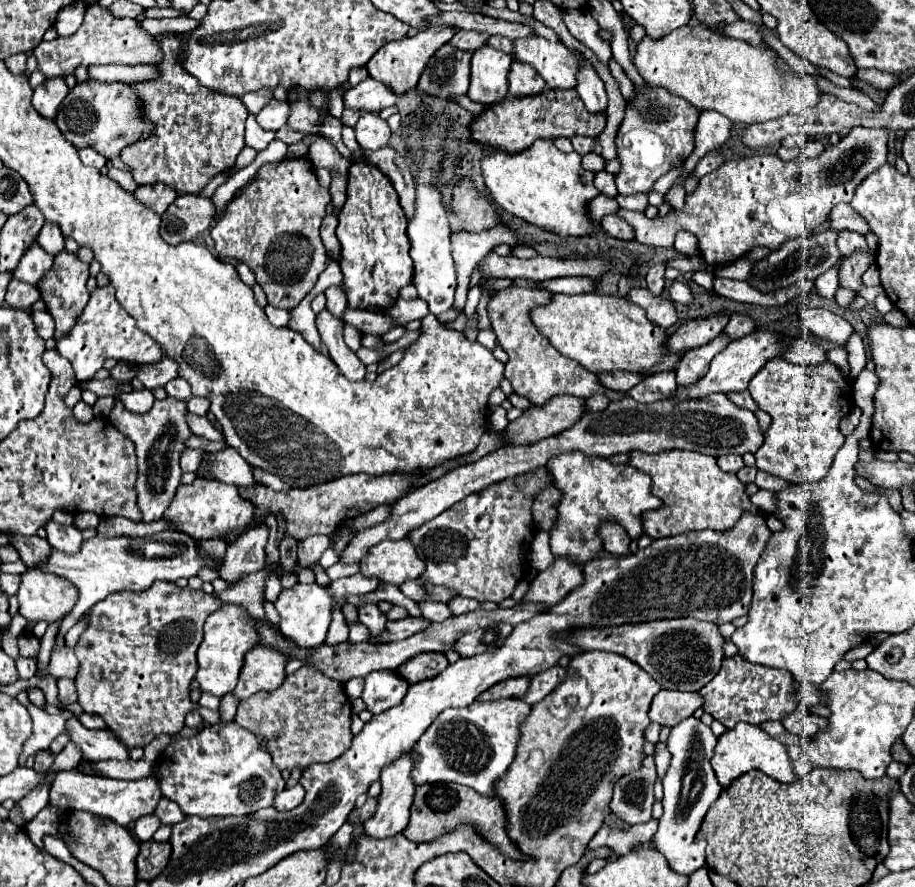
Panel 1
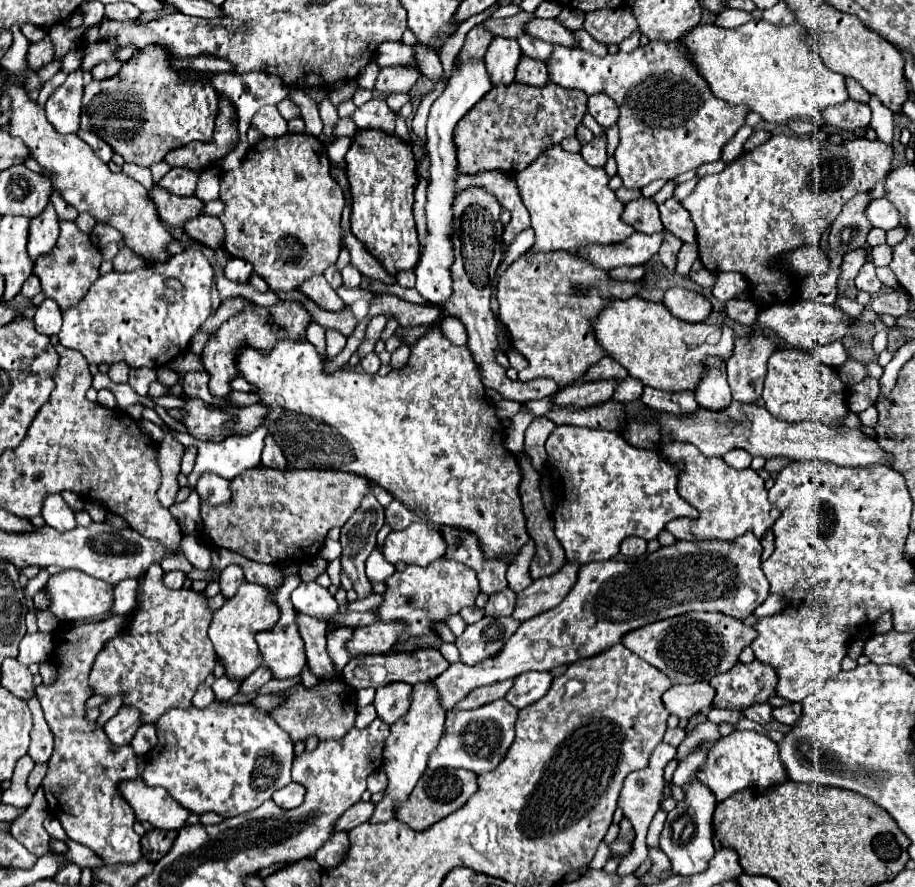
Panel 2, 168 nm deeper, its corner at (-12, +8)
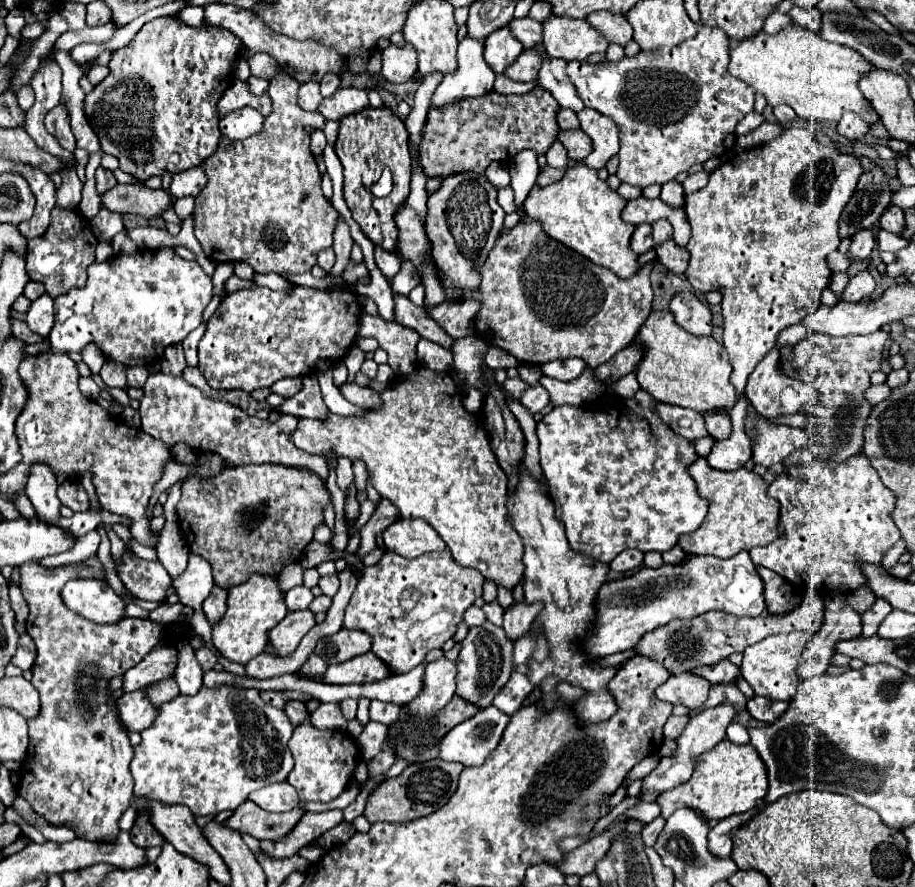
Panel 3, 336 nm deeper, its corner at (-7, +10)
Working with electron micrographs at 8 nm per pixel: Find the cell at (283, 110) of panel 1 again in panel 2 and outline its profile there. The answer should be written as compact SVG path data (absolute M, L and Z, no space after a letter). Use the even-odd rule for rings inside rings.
M264 106L264 108L260 108L254 114L250 126L256 128L266 138L276 138L280 134L286 134L286 130L288 130L286 120L280 116L280 112L278 112L276 106Z

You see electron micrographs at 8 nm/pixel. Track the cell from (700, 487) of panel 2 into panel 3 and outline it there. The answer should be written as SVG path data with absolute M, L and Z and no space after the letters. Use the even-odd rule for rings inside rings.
M697 456L697 460L689 466L689 474L697 484L697 492L705 500L709 500L709 512L695 532L679 536L679 546L687 554L711 554L719 558L731 558L741 550L767 546L779 536L779 504L767 494L769 484L761 476L745 468L733 472L715 470L707 464L703 456Z

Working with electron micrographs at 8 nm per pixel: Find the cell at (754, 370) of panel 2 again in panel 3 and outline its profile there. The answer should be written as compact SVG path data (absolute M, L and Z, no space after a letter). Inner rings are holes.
M791 126L791 128L785 128L777 138L769 140L767 144L763 144L759 148L753 148L753 150L745 150L745 152L733 156L731 160L727 160L715 172L709 174L709 182L707 182L705 188L701 188L701 190L685 196L685 214L687 214L689 224L691 224L691 240L689 240L691 260L689 260L689 268L687 268L685 276L691 282L691 286L695 288L695 292L719 290L723 294L723 302L721 302L721 306L723 306L723 328L725 328L723 346L725 346L725 350L729 352L729 358L731 358L731 366L733 366L731 384L735 386L735 392L737 394L743 394L745 392L745 386L747 386L747 380L749 380L751 372L765 358L765 354L771 348L775 348L779 334L785 328L797 324L807 312L811 312L813 308L817 308L821 304L821 300L819 300L821 298L821 292L823 292L823 288L829 286L829 278L831 278L831 270L827 268L825 258L827 258L829 252L837 250L837 246L839 246L837 220L839 220L841 210L849 202L851 194L855 192L857 180L859 180L861 174L863 174L863 166L861 166L861 162L859 162L857 156L839 152L833 144L823 146L823 144L819 144L813 138L813 134L807 128L793 128Z

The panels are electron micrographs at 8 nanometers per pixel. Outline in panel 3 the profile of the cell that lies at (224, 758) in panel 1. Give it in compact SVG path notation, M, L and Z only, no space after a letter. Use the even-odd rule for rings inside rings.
M223 686L219 690L209 690L209 688L201 688L195 696L177 696L175 700L163 704L159 708L157 718L153 720L153 724L141 732L141 744L135 746L135 756L131 762L131 774L135 778L135 796L149 796L153 800L161 800L165 804L185 804L193 816L209 816L209 814L217 814L223 810L235 810L241 802L247 800L247 796L253 790L259 790L263 786L269 786L273 782L283 782L287 780L289 772L293 770L293 758L291 758L291 750L287 748L287 742L291 738L293 726L289 724L289 718L283 710L277 710L273 706L267 706L261 698L259 698L259 690L245 690L245 688L237 688L237 686Z

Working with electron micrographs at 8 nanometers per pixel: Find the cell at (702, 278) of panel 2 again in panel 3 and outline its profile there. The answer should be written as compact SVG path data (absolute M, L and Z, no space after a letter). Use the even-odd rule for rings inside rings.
M673 240L659 246L657 256L659 256L659 262L663 262L675 274L685 274L689 266L689 252L685 252L685 248L677 246Z

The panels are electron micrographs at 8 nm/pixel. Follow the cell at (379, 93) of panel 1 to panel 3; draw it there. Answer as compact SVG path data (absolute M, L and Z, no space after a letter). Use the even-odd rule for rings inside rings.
M411 44L397 48L397 46L389 46L381 52L383 56L383 70L381 76L387 82L395 82L395 84L403 84L409 82L417 70L417 52Z

